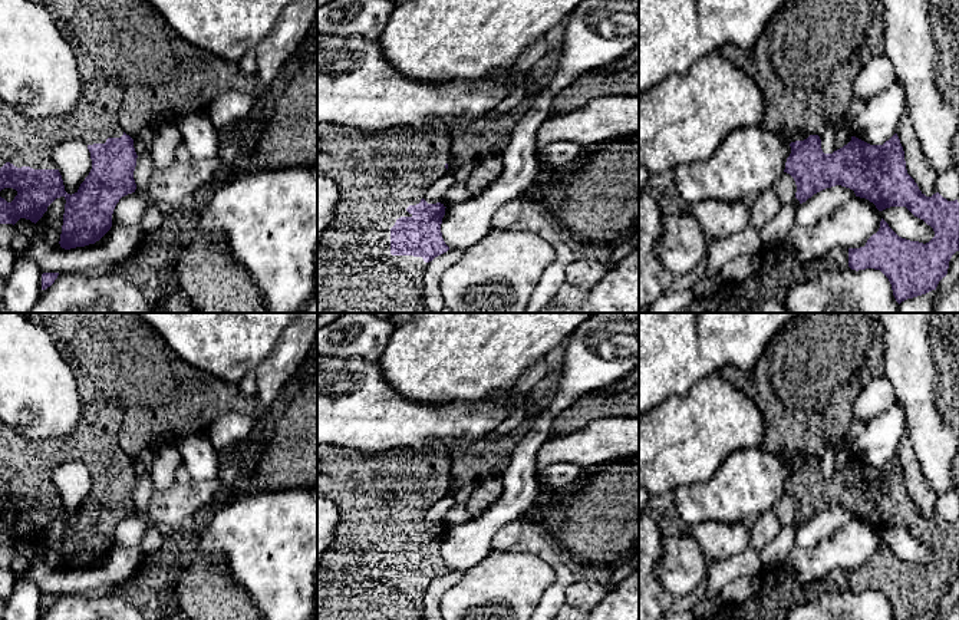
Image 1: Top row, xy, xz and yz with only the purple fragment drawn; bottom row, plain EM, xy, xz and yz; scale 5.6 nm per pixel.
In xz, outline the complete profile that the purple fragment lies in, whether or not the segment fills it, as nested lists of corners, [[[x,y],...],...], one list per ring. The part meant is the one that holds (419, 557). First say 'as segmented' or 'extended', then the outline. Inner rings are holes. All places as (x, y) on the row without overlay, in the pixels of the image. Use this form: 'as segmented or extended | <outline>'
extended | [[[324,445],[317,446],[317,461],[317,498],[330,499],[340,512],[333,544],[317,564],[317,620],[422,620],[425,588],[449,571],[441,554],[446,528],[424,521],[428,508],[446,495],[451,475],[448,452],[393,448],[368,454]]]

